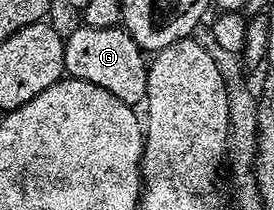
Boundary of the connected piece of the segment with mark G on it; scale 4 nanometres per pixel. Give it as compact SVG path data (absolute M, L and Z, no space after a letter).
M81 25L64 38L63 48L63 69L70 78L89 81L89 85L101 85L101 89L105 89L105 93L113 93L117 101L139 105L146 100L149 63L137 41L133 41L133 37L122 26L91 28Z

